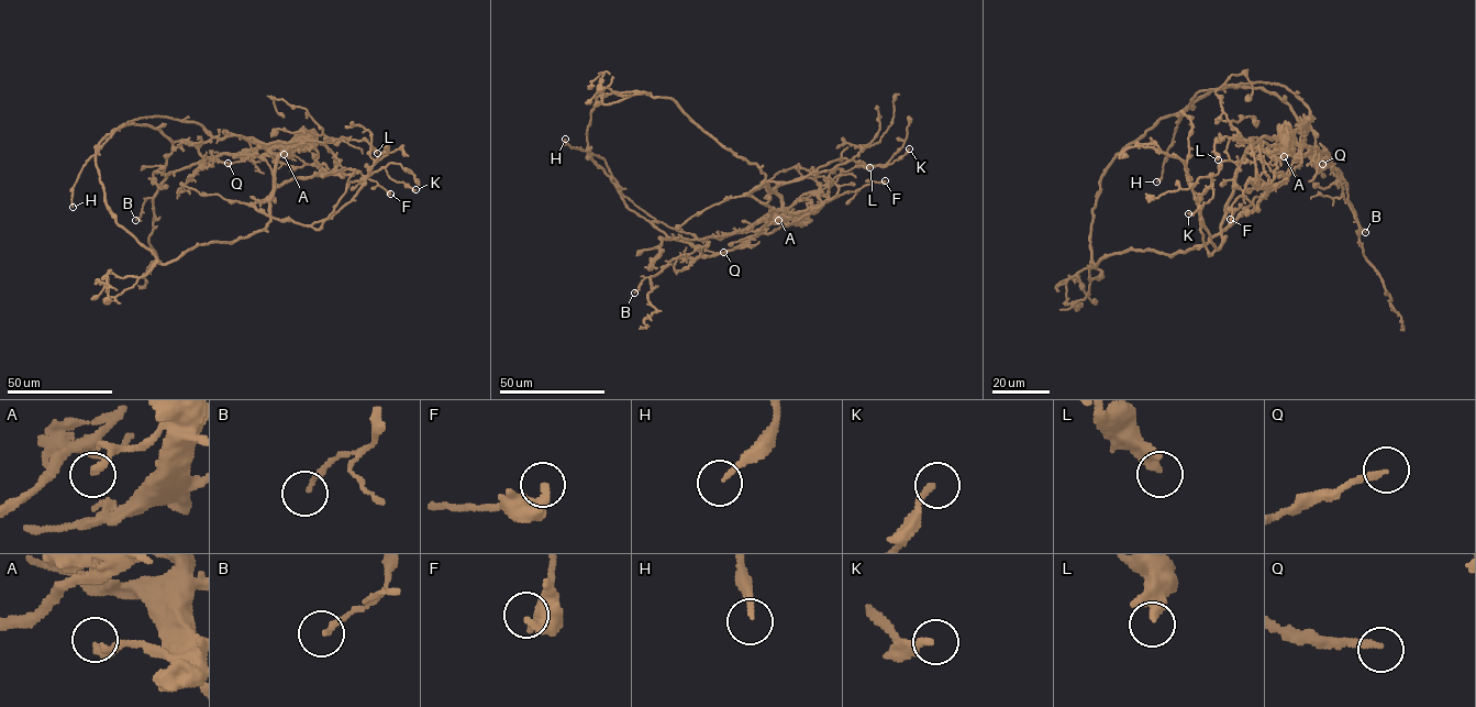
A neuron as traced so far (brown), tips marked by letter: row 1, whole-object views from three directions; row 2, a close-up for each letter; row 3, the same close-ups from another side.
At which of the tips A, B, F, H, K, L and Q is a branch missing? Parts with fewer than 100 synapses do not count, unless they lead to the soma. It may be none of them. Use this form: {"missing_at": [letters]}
{"missing_at": []}

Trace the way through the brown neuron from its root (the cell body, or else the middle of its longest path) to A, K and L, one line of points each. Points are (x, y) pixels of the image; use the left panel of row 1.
A: (304, 137), (289, 143), (289, 153), (284, 154)
K: (304, 137), (280, 143), (288, 151), (275, 167), (272, 217), (317, 230), (350, 181), (384, 167), (415, 189)
L: (304, 137), (281, 143), (301, 140), (324, 143), (348, 137), (366, 140), (377, 153)

